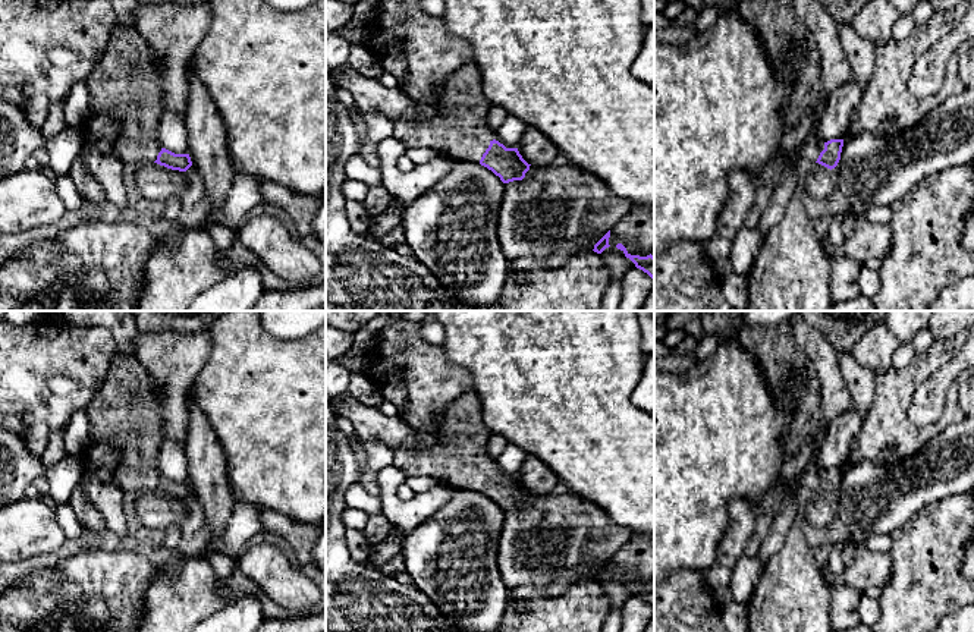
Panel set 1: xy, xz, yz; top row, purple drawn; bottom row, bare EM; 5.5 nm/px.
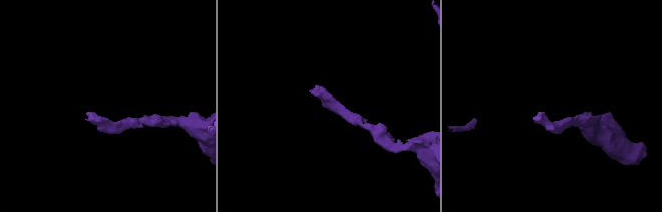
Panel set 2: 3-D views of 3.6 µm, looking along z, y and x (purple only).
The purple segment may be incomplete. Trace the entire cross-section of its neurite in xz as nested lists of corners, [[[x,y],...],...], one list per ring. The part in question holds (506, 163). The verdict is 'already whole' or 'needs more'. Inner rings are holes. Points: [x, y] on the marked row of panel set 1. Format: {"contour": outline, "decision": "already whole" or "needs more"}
{"contour": [[[475,63],[462,65],[437,91],[431,101],[414,100],[418,111],[417,120],[398,120],[393,123],[393,136],[406,150],[430,148],[443,151],[453,161],[472,161],[491,170],[503,183],[522,180],[530,166],[518,148],[506,148],[494,139],[487,126],[491,104],[481,87],[480,69]]], "decision": "needs more"}

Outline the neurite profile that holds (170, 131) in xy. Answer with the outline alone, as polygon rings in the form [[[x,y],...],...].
[[[163,109],[157,136],[163,148],[175,154],[188,154],[188,133],[183,117]]]

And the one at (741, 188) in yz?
[[[730,170],[728,174],[728,199],[717,220],[716,235],[729,242],[744,226],[748,211],[755,202],[754,179],[742,170]]]

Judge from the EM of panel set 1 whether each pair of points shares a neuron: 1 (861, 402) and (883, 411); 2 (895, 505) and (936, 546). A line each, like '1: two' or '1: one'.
1: two
2: two

